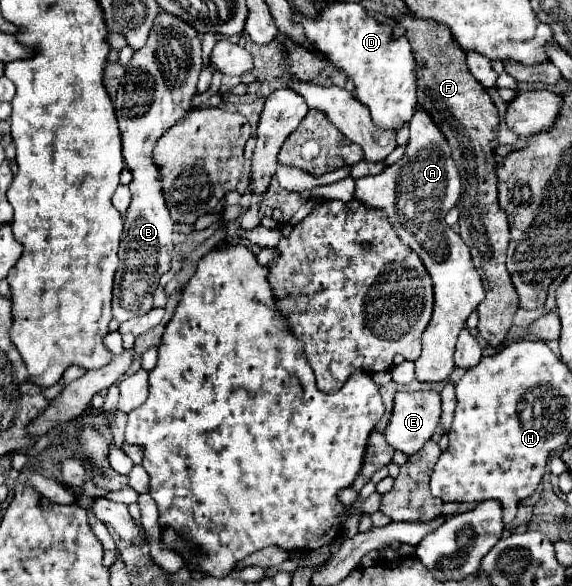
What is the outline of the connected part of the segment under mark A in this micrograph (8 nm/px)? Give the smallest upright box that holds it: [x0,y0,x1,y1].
[356,106,484,382]

